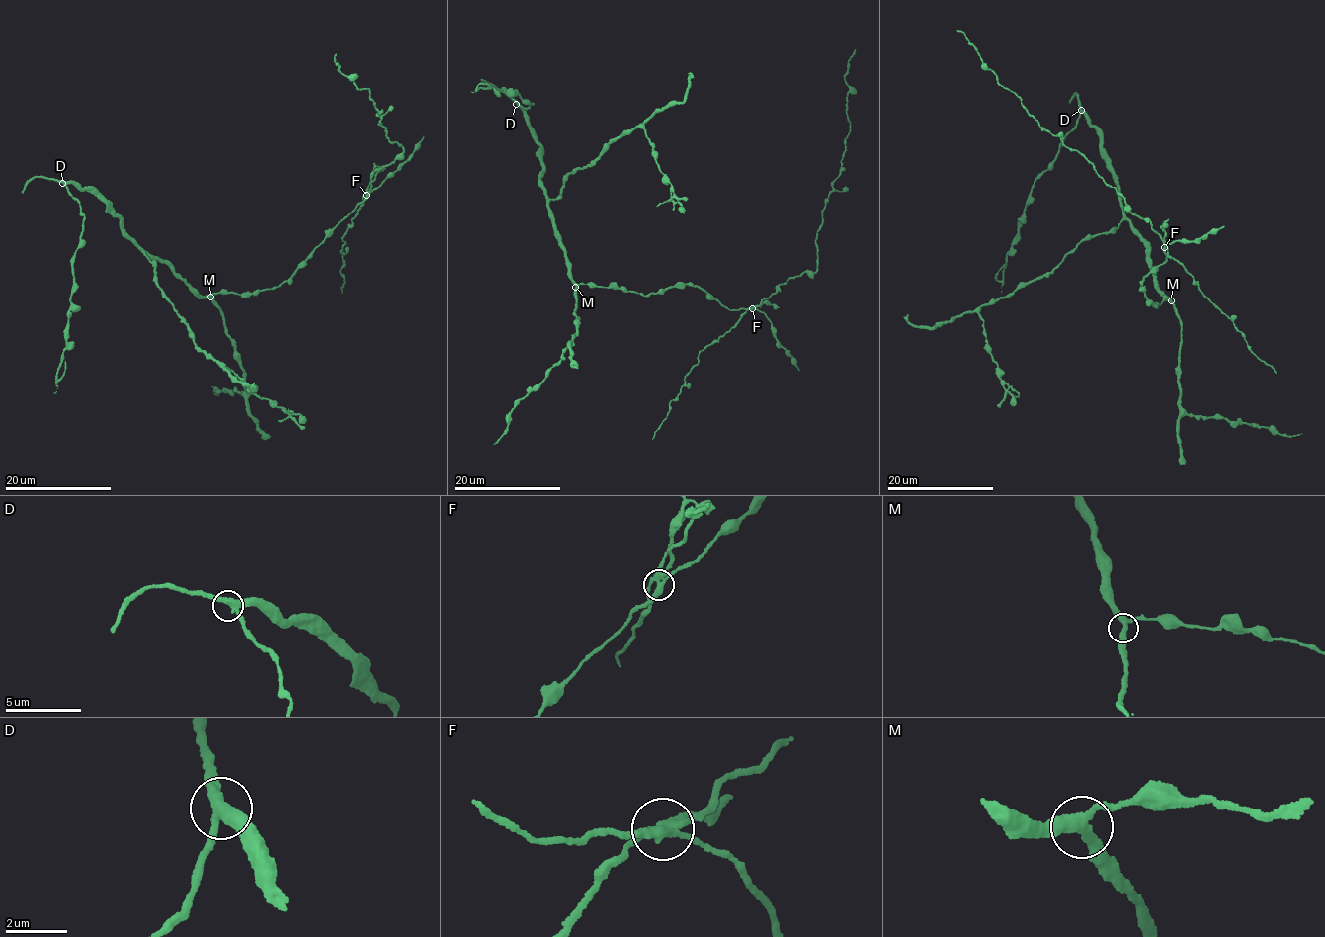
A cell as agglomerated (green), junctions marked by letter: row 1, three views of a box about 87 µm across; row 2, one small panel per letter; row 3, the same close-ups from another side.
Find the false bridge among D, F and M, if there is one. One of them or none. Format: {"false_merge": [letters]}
{"false_merge": ["F"]}

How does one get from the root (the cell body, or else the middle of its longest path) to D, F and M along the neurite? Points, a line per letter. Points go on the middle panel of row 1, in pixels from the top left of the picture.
D: (622, 290), (578, 284), (572, 278), (540, 178), (544, 173), (542, 151), (516, 104)
F: (622, 290), (645, 296), (691, 283), (732, 310), (752, 308)
M: (622, 290), (582, 284), (575, 287)

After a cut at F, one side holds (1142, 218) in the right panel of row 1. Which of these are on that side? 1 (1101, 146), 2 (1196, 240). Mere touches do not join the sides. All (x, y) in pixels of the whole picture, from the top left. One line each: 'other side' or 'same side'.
1: other side
2: other side

